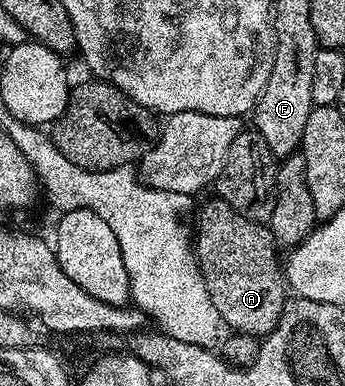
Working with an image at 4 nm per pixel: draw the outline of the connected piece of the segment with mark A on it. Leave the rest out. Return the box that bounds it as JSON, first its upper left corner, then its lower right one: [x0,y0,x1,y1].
[192,198,288,336]

